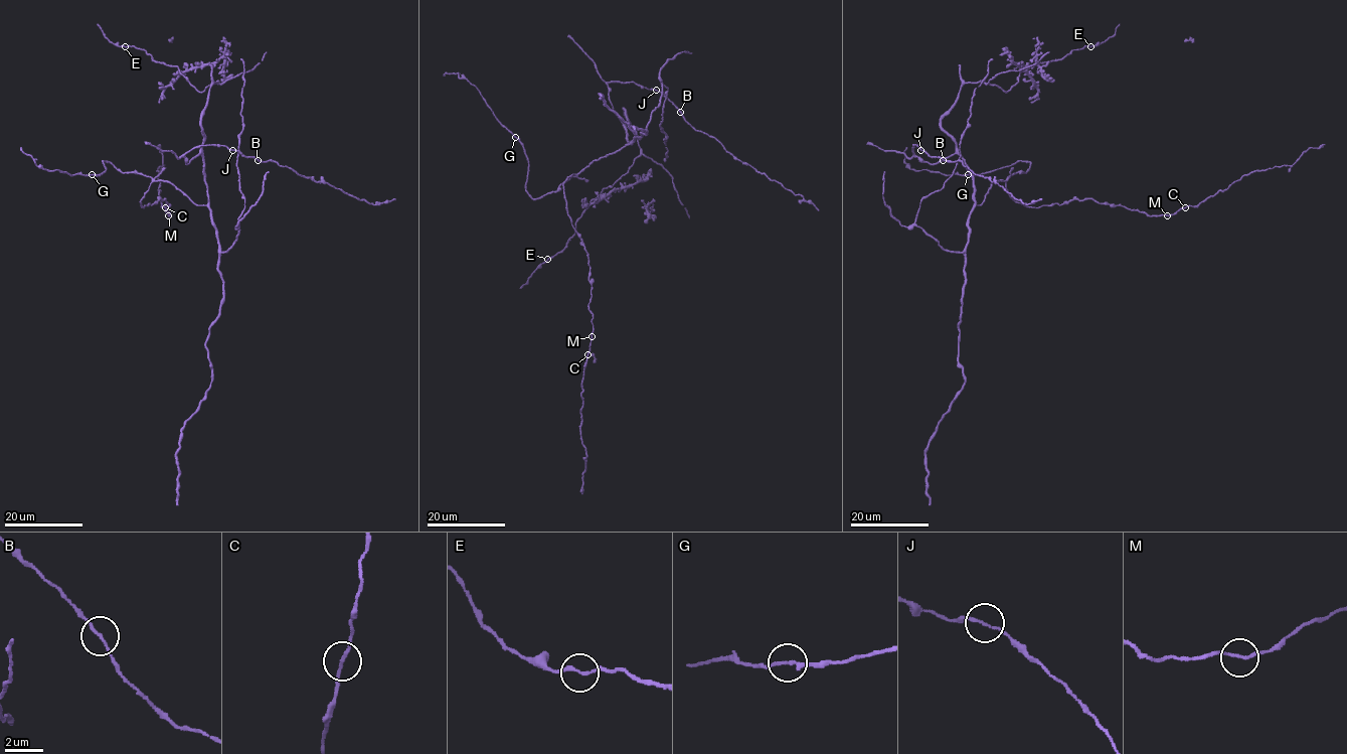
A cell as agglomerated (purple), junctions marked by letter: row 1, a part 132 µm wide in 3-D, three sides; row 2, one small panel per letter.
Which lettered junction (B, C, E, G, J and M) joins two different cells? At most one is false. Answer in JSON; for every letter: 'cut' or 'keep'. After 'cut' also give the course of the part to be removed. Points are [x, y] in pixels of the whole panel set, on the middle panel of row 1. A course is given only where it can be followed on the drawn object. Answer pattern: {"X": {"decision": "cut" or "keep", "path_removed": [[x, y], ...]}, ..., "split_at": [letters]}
{"B": {"decision": "keep"}, "C": {"decision": "keep"}, "E": {"decision": "keep"}, "G": {"decision": "keep"}, "J": {"decision": "keep"}, "M": {"decision": "keep"}, "split_at": []}

